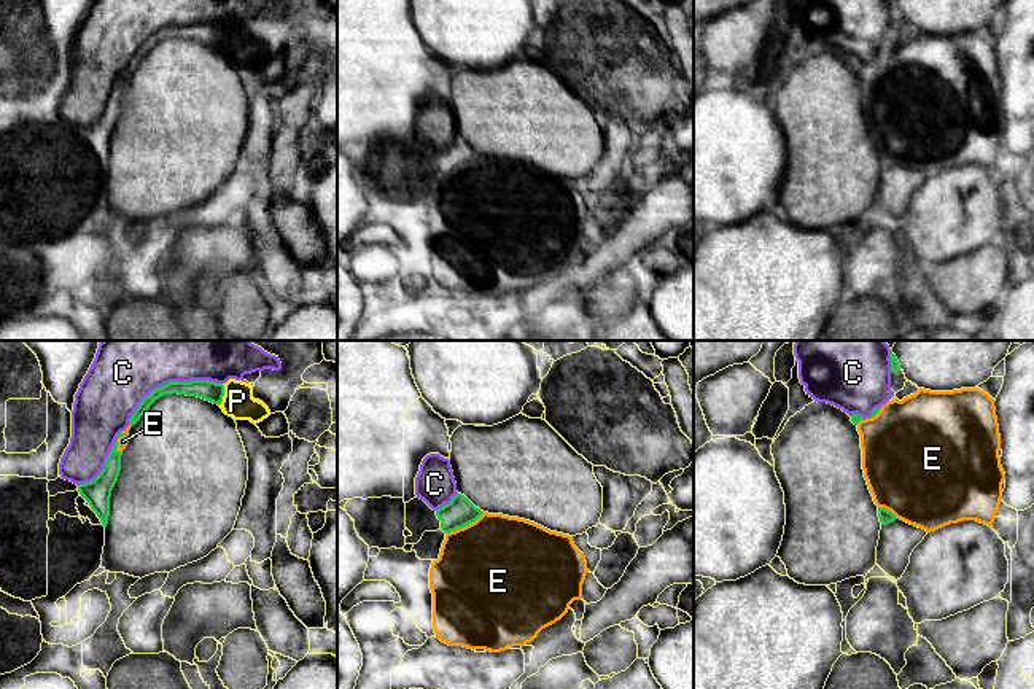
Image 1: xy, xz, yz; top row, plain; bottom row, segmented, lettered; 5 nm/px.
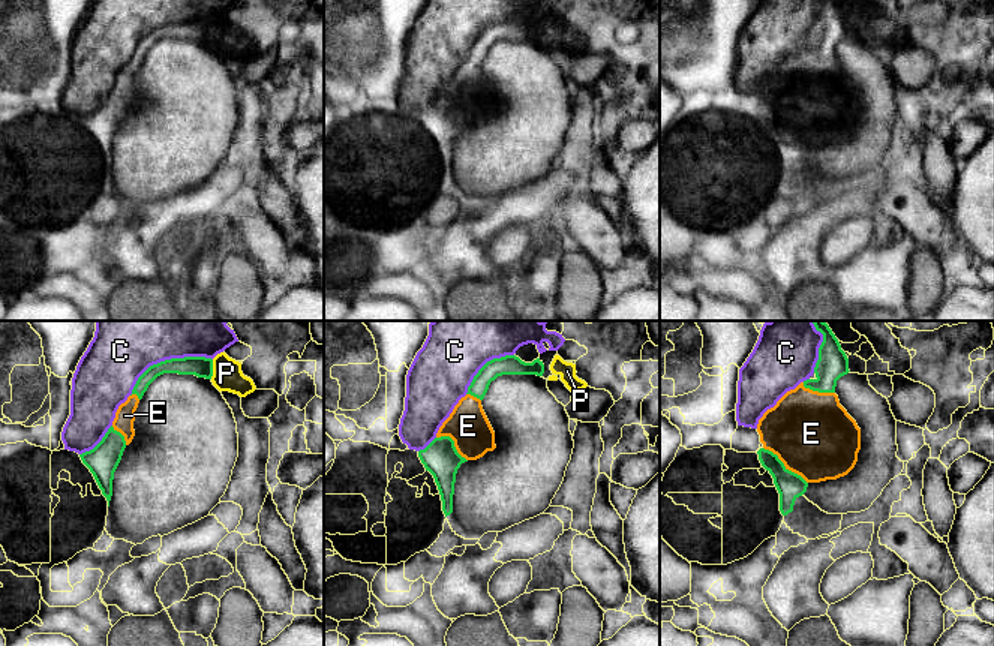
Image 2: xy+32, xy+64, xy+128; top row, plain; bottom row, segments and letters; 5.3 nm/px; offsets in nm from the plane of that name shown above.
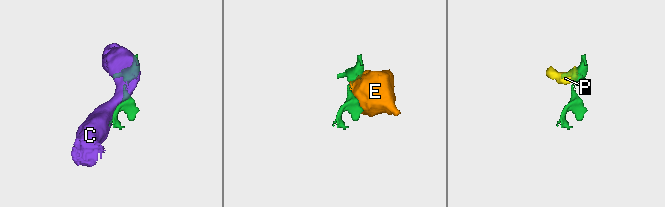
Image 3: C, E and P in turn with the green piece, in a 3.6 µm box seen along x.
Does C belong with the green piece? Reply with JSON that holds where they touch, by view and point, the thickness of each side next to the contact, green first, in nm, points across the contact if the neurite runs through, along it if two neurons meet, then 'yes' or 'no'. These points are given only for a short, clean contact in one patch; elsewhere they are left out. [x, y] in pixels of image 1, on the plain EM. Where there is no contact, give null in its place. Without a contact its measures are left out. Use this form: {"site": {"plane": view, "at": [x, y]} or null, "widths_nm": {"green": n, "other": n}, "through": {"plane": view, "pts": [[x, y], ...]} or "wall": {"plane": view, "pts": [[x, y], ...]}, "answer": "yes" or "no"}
{"site": {"plane": "xy", "at": [169, 26]}, "widths_nm": {"green": 100, "other": 280}, "answer": "no"}

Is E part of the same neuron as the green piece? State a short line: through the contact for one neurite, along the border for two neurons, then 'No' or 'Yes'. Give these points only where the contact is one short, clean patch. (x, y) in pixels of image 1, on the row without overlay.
Yes

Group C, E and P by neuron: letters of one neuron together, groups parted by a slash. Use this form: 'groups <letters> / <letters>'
groups C / E P

